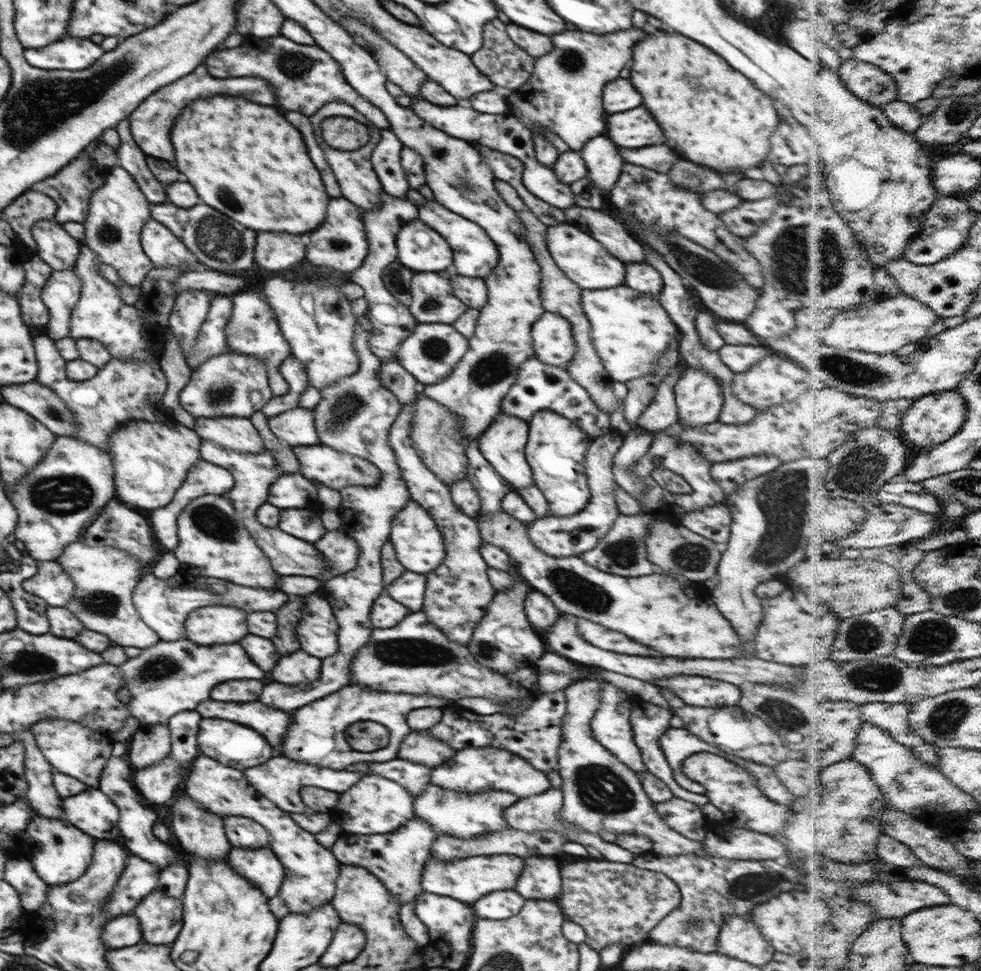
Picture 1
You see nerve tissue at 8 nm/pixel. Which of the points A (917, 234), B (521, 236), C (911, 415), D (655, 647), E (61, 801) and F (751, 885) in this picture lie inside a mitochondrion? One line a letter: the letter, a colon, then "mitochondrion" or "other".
A: other
B: other
C: other
D: other
E: other
F: mitochondrion

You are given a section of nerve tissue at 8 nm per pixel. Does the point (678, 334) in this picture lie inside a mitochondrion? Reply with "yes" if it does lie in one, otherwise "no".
no

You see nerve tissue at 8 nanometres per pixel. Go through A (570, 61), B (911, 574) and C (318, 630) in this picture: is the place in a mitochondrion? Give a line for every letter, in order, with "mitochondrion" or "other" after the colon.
A: mitochondrion
B: other
C: other

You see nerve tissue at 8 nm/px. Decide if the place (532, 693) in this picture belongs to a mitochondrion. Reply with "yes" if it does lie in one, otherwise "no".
no

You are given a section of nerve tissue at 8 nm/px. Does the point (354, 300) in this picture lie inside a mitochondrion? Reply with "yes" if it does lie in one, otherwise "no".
no

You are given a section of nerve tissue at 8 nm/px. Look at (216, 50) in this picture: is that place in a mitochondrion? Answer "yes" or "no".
no

